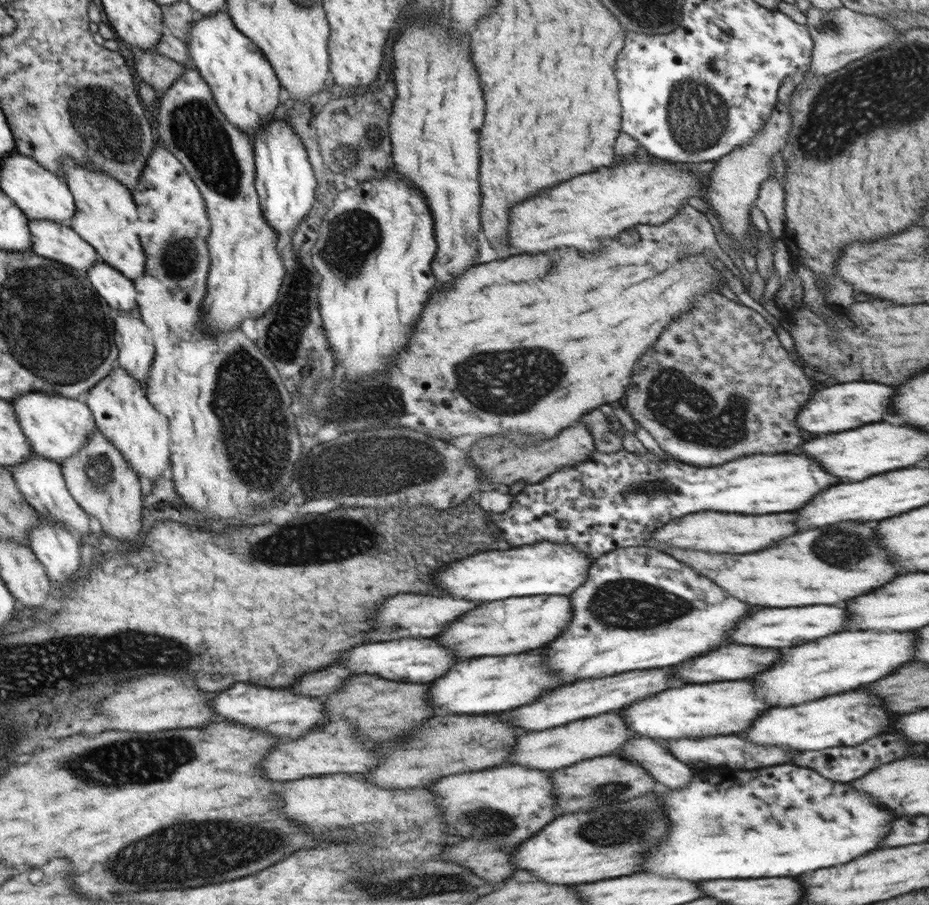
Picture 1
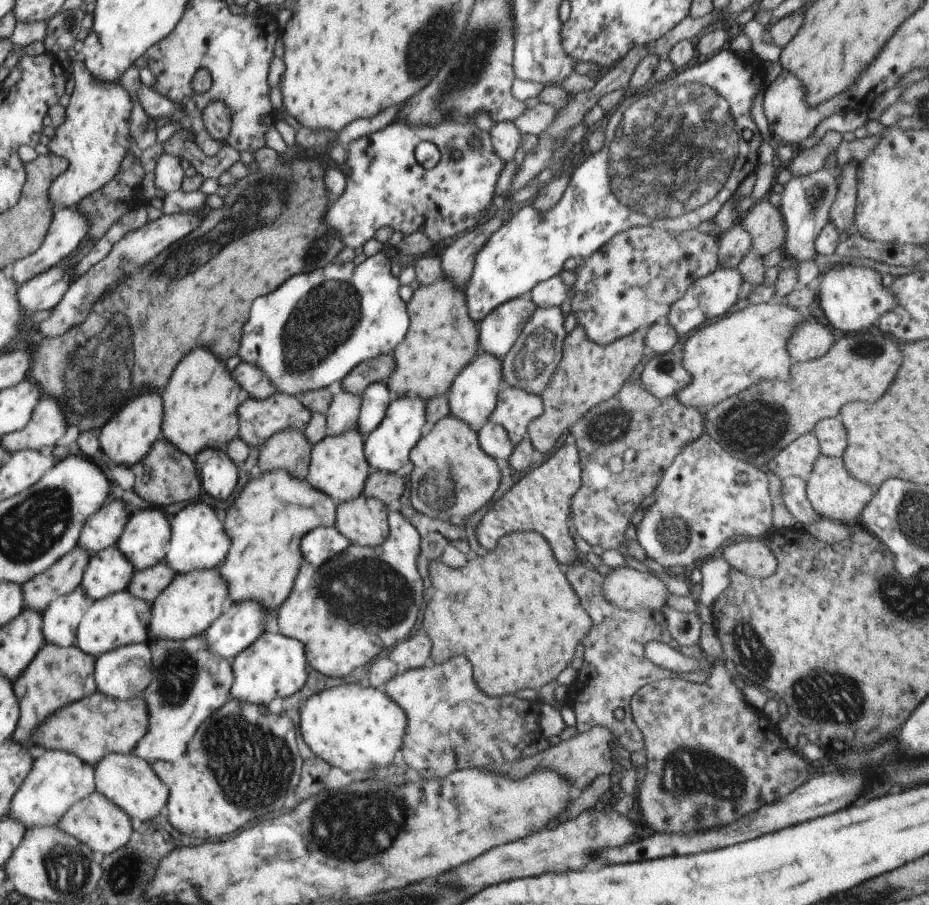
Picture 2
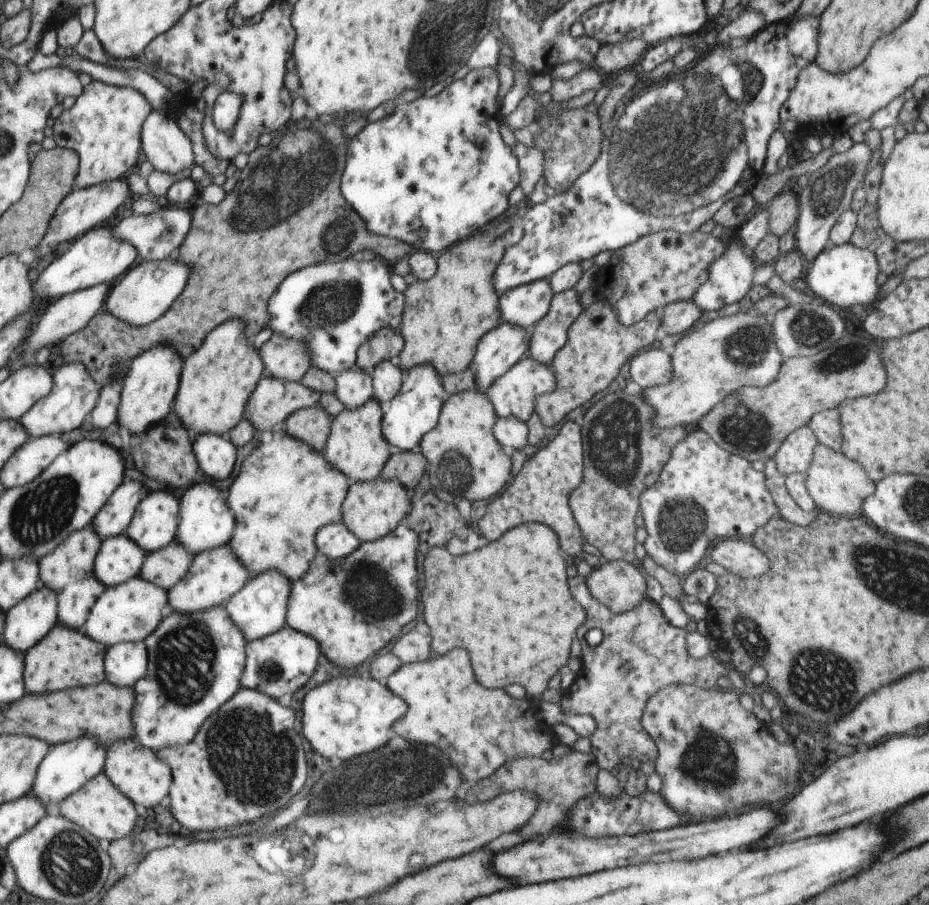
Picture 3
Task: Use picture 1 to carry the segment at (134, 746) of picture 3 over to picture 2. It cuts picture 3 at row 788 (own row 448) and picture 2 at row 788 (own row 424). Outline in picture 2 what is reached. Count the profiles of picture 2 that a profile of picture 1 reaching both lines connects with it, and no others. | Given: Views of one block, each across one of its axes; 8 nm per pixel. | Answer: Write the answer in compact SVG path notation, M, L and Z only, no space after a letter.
M134 753L107 755L96 764L95 791L119 805L132 820L138 820L139 824L158 817L158 812L170 802L167 785L160 781L158 774L146 760Z

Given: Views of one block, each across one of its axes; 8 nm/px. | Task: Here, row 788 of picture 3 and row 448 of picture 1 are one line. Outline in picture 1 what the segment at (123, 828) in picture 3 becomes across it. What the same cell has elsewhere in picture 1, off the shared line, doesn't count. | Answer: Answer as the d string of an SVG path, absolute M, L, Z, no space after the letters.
M96 427L92 438L88 438L86 446L72 458L62 462L66 488L74 501L83 510L96 516L103 528L103 534L118 538L124 544L136 546L142 530L142 490L136 471L126 462L124 455L110 440L100 434Z

